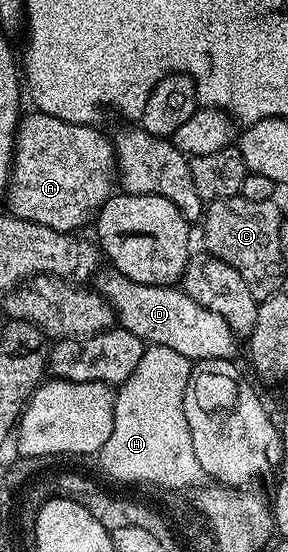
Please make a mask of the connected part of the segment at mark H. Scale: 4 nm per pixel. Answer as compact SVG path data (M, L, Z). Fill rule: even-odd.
M148 345L133 376L118 387L115 396L113 432L101 451L103 466L112 478L123 482L152 482L178 490L180 483L205 477L193 452L193 440L183 411L183 397L191 375L192 363L173 348Z

